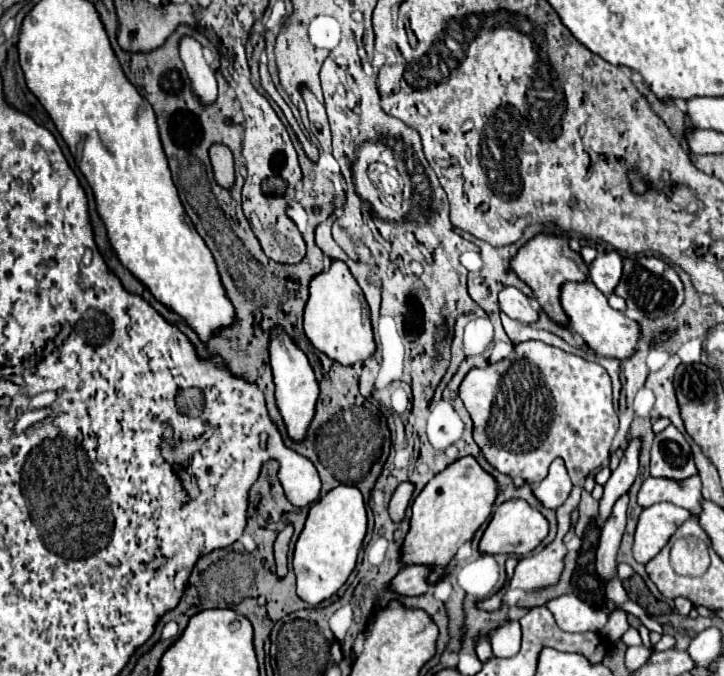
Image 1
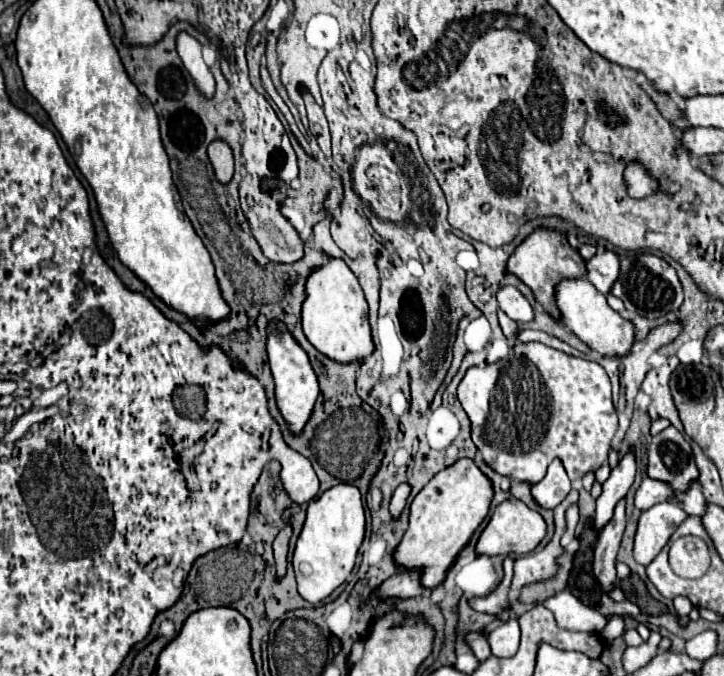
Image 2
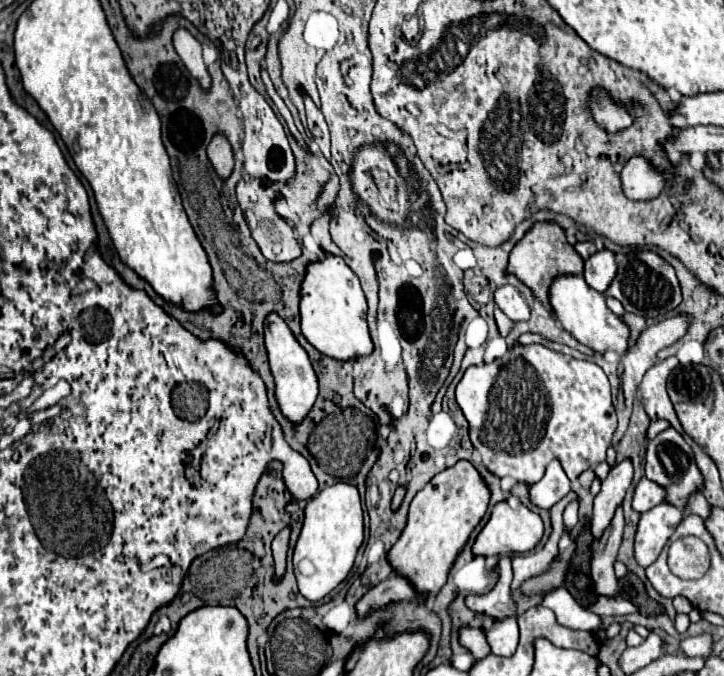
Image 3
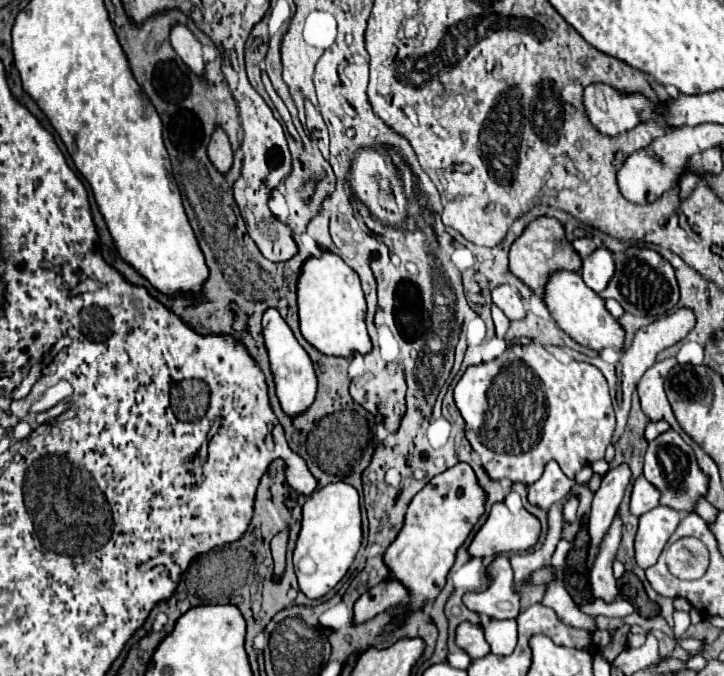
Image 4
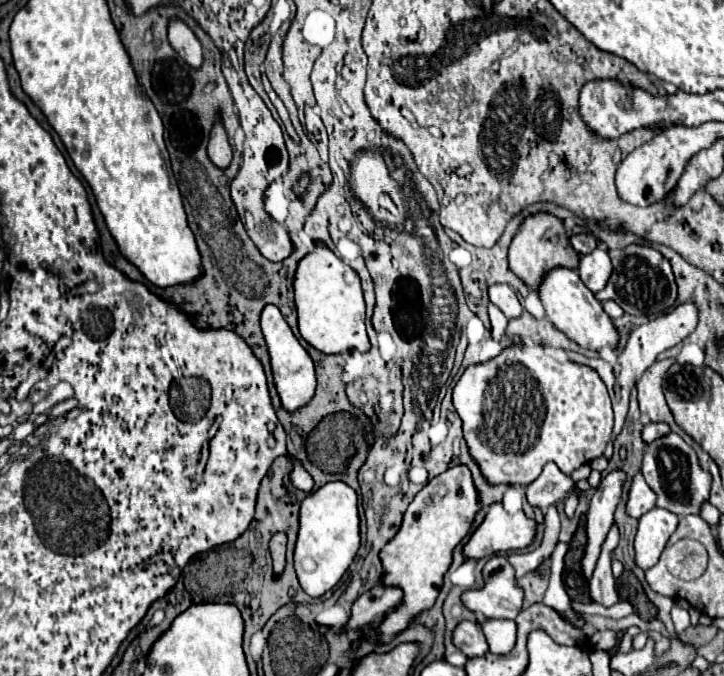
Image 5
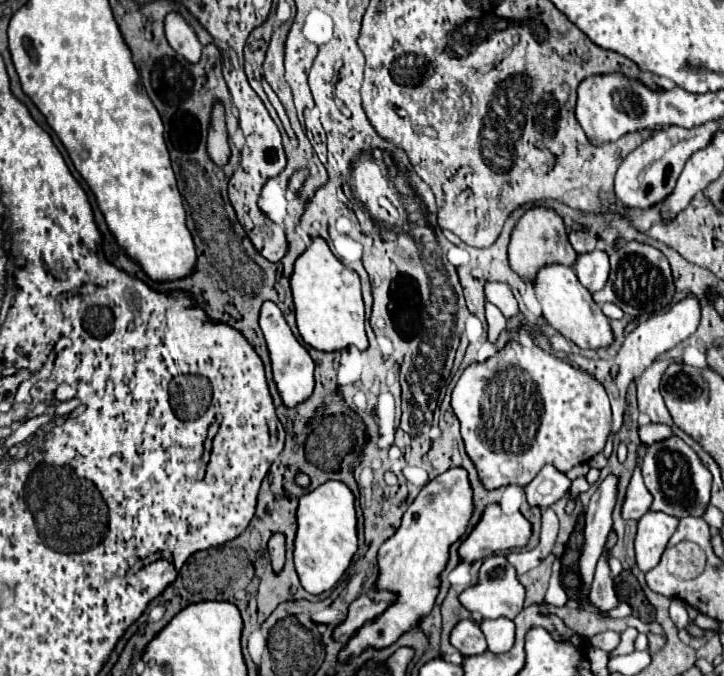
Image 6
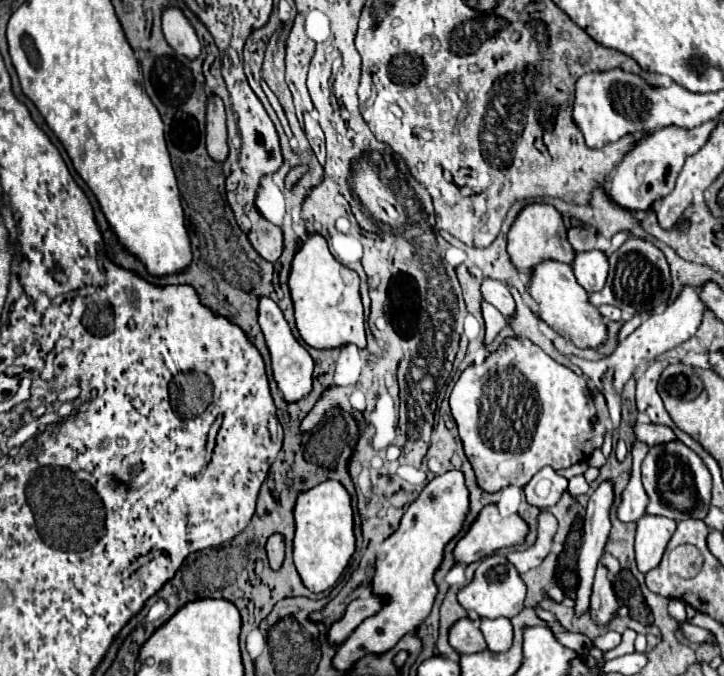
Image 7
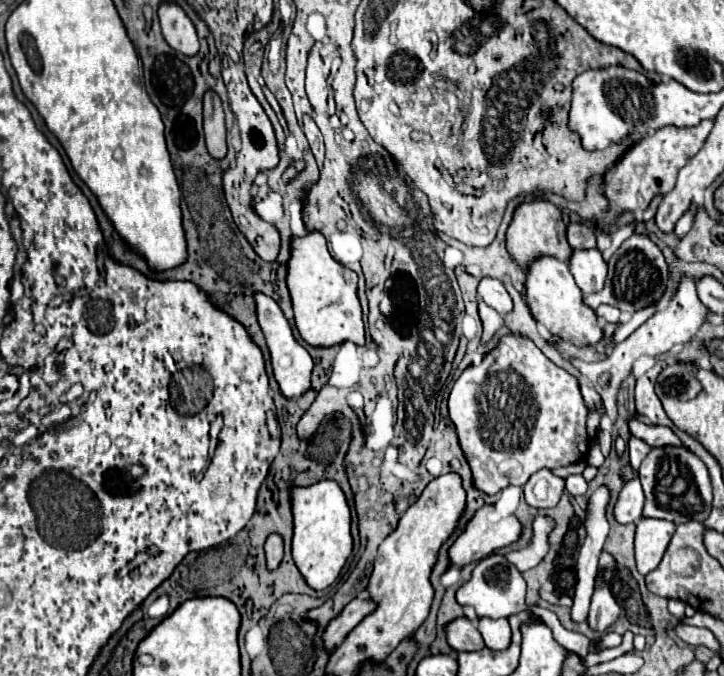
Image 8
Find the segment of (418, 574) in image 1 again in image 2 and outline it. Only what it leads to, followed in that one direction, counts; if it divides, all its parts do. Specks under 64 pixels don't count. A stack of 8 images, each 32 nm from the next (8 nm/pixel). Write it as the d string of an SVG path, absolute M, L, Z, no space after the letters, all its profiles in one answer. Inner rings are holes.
M398 570L392 578L388 578L378 590L372 592L372 598L414 598L422 596L426 588L420 584L420 570Z

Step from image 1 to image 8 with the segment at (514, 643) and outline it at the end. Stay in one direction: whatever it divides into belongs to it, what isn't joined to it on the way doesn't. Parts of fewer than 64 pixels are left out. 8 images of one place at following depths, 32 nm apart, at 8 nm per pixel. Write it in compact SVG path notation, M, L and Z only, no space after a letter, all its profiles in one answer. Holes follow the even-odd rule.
M480 618L478 630L484 636L486 646L492 650L504 650L504 648L508 648L508 644L512 640L512 630L510 630L510 624L506 618L496 618L496 620Z

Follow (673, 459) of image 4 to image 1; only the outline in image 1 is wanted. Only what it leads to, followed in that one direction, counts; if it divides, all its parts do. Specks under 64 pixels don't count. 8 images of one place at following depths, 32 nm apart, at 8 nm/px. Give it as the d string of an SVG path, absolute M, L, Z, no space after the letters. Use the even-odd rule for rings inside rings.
M668 426L660 434L656 434L652 444L652 460L650 460L650 474L682 480L696 474L694 458L690 452L690 444L682 436L676 426Z

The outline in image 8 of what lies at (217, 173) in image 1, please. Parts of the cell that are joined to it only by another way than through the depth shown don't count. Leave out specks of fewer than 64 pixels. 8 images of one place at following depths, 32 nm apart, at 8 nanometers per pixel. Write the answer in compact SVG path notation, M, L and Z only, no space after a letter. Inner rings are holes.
M206 92L204 96L204 134L210 156L222 160L226 156L226 126L224 108L216 92Z

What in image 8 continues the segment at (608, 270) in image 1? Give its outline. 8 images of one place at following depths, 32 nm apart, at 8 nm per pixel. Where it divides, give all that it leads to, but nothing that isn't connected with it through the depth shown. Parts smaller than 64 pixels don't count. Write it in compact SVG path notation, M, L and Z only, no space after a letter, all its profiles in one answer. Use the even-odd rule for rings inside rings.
M574 250L570 262L570 272L584 294L600 292L604 288L608 264L604 262L600 250Z

